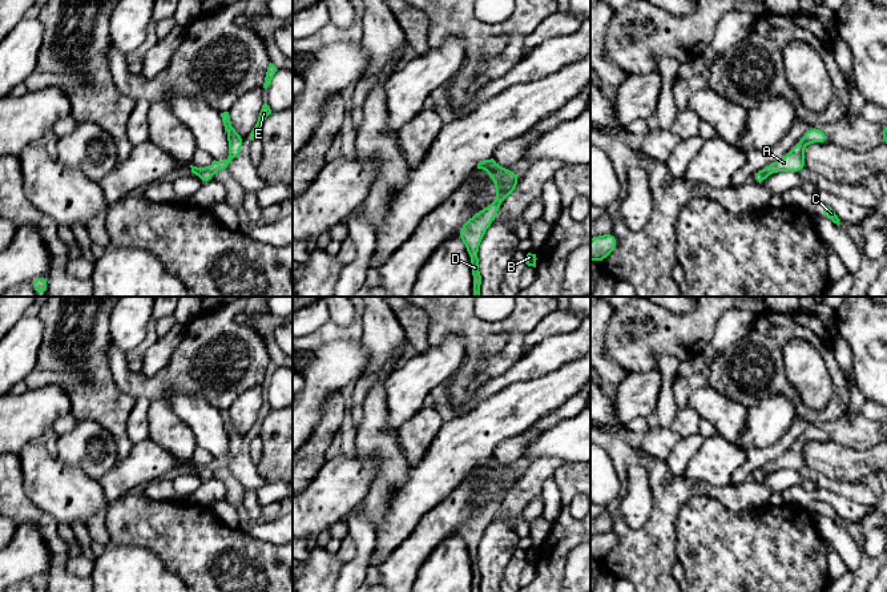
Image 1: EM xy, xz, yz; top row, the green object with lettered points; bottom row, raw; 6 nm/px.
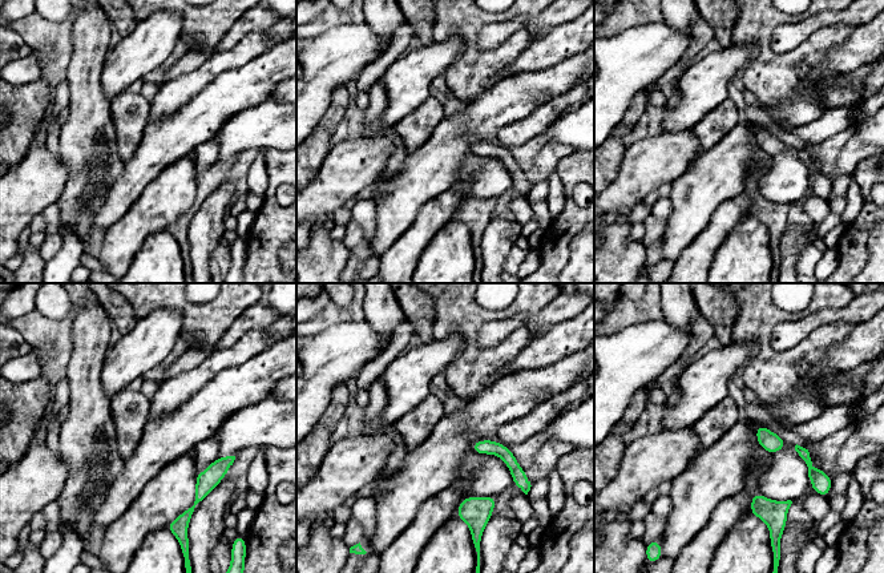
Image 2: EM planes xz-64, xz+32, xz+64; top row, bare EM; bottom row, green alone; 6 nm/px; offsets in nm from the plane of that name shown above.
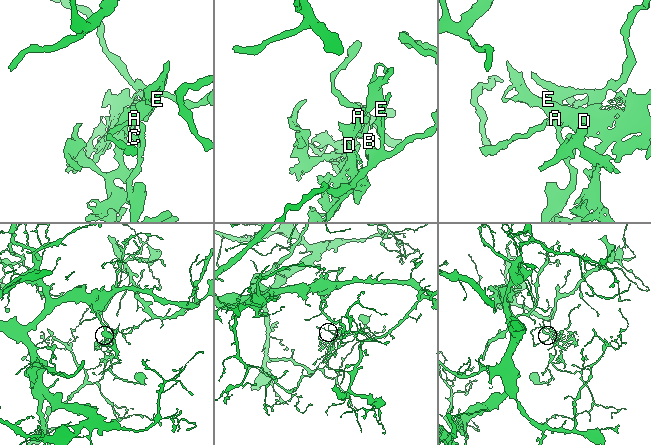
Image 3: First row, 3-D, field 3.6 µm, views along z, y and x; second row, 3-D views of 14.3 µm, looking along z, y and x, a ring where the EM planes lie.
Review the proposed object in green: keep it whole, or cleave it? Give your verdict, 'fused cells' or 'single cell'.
fused cells

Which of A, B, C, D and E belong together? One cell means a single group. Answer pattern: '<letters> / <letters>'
A B D E / C

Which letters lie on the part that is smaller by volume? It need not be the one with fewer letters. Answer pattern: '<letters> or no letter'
C

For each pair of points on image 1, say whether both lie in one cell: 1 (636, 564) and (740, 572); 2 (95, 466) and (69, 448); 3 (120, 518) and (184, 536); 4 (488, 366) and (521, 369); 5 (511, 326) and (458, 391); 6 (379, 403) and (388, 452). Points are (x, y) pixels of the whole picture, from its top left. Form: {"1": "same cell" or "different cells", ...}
{"1": "different cells", "2": "same cell", "3": "same cell", "4": "different cells", "5": "same cell", "6": "same cell"}

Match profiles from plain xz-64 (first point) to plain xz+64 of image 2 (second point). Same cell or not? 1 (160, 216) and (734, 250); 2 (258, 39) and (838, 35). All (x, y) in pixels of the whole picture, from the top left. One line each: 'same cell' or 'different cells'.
1: different cells
2: different cells

